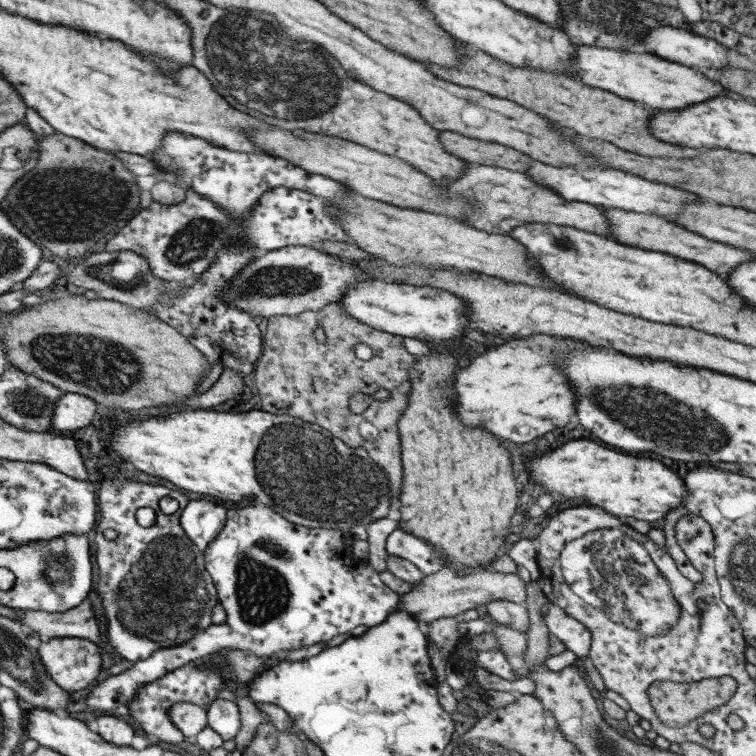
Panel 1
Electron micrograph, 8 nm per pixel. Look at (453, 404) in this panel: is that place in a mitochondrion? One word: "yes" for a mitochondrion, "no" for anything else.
no

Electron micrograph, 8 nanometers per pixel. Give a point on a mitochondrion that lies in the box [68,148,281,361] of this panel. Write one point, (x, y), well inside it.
(190, 242)

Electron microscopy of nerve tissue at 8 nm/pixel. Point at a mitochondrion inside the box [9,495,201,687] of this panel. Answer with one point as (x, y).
(56, 569)

